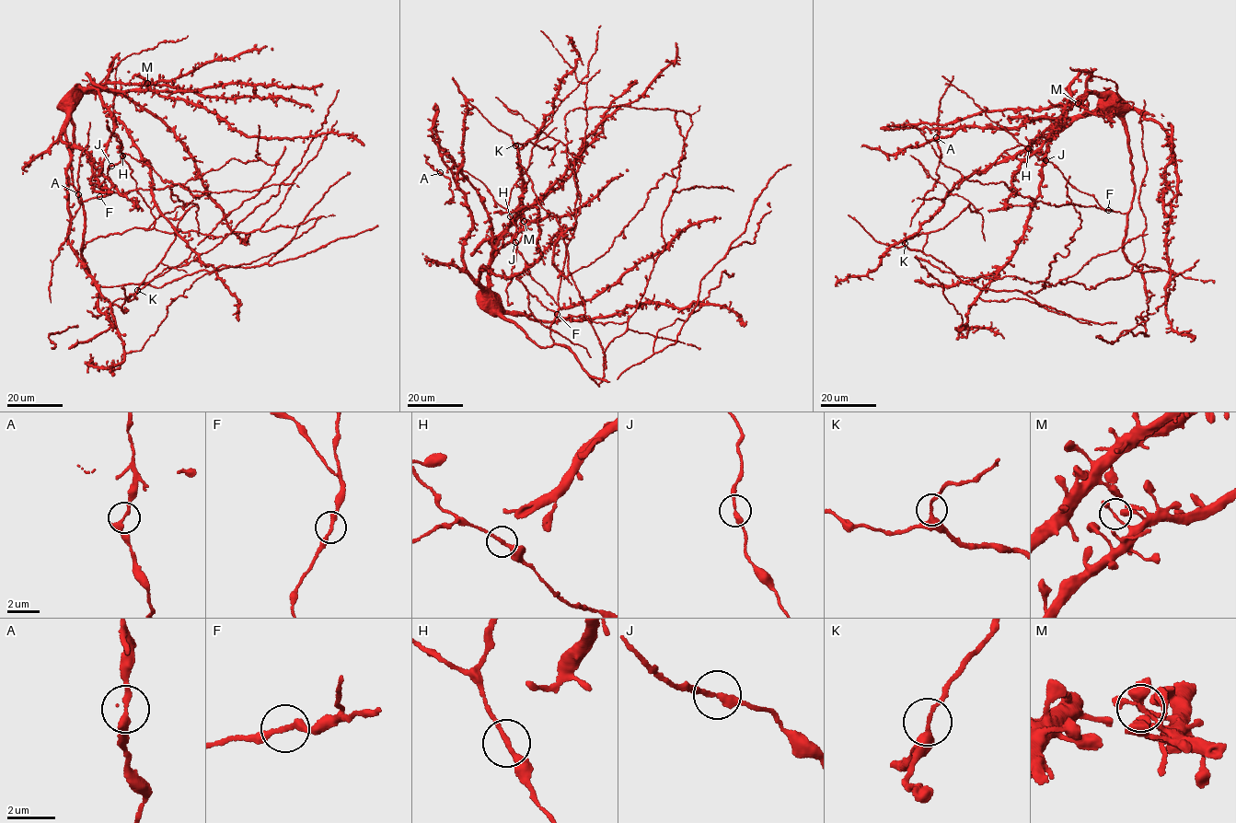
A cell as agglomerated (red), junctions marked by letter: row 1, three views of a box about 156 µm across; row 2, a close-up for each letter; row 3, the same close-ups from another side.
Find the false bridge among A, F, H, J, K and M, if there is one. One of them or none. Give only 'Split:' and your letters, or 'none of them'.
Split: K

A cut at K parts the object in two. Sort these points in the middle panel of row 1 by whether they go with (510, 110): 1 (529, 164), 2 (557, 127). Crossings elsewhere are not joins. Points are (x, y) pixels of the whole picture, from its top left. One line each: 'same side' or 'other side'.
1: other side
2: same side

